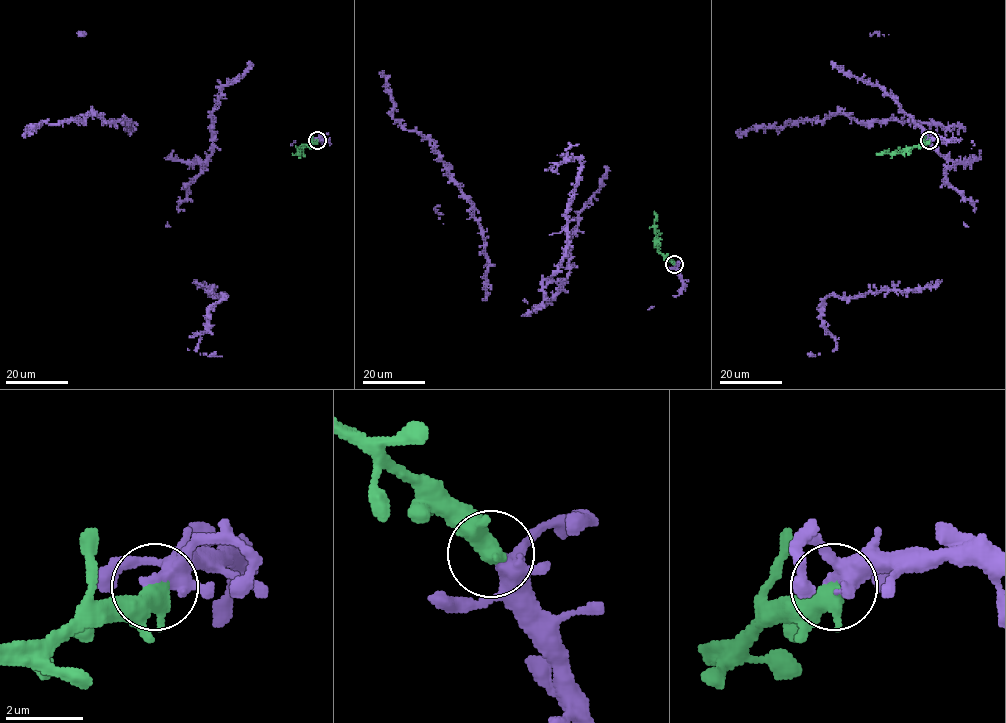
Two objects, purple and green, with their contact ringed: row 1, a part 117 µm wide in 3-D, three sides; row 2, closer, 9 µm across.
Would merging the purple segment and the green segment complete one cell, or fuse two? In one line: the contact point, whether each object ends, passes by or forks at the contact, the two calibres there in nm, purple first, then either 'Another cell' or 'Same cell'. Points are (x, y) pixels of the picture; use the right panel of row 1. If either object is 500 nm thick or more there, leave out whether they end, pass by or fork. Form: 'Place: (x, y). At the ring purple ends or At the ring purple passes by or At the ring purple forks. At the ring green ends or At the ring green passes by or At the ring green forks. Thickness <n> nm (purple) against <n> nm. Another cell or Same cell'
Place: (929, 140). Thickness 260 nm (purple) against 600 nm. Same cell

